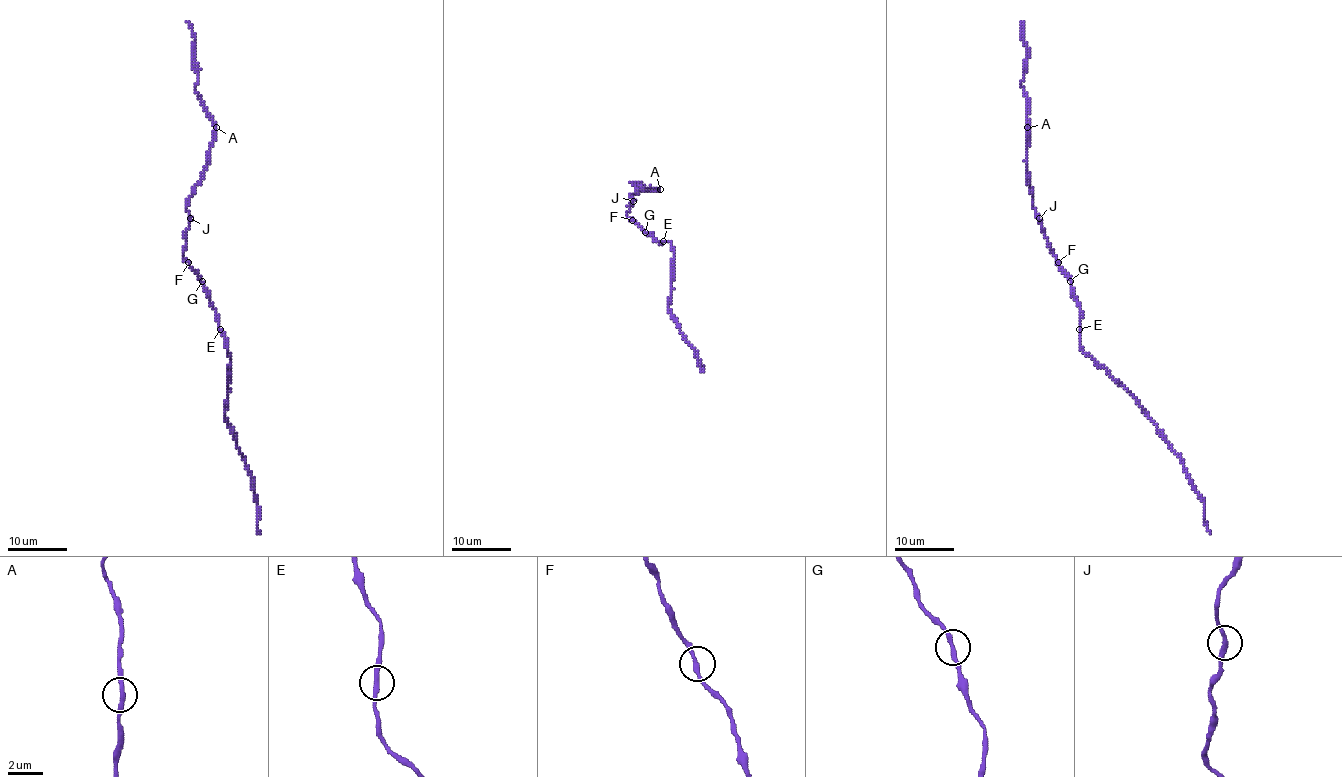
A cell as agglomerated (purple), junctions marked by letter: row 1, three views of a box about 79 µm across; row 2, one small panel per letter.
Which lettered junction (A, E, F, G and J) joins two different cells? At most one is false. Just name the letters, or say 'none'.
none

